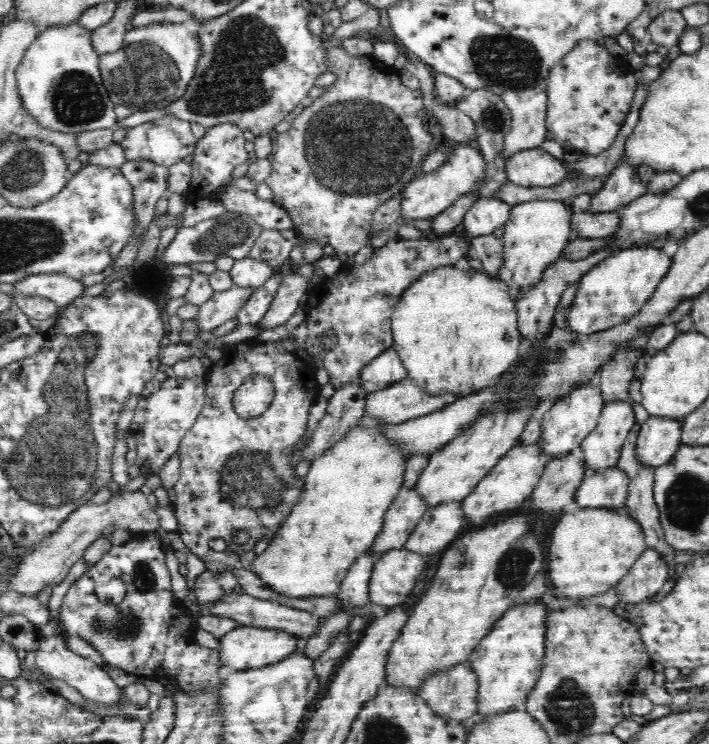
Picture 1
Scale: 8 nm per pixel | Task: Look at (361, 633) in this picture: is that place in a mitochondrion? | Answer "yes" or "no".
no

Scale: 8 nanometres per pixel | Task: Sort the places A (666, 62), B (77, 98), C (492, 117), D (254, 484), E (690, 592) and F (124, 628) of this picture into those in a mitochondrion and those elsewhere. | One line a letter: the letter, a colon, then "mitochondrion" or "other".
A: other
B: mitochondrion
C: mitochondrion
D: mitochondrion
E: other
F: mitochondrion

